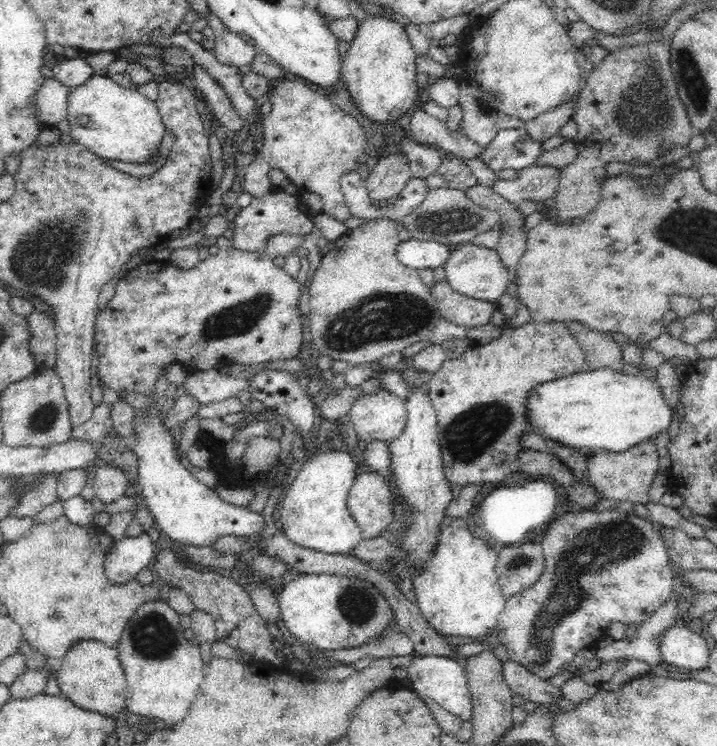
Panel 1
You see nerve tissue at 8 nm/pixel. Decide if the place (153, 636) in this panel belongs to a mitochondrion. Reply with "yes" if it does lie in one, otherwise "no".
yes

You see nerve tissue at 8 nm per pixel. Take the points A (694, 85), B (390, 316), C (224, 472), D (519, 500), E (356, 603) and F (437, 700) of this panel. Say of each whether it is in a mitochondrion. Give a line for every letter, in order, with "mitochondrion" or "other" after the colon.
A: mitochondrion
B: mitochondrion
C: other
D: other
E: mitochondrion
F: other

